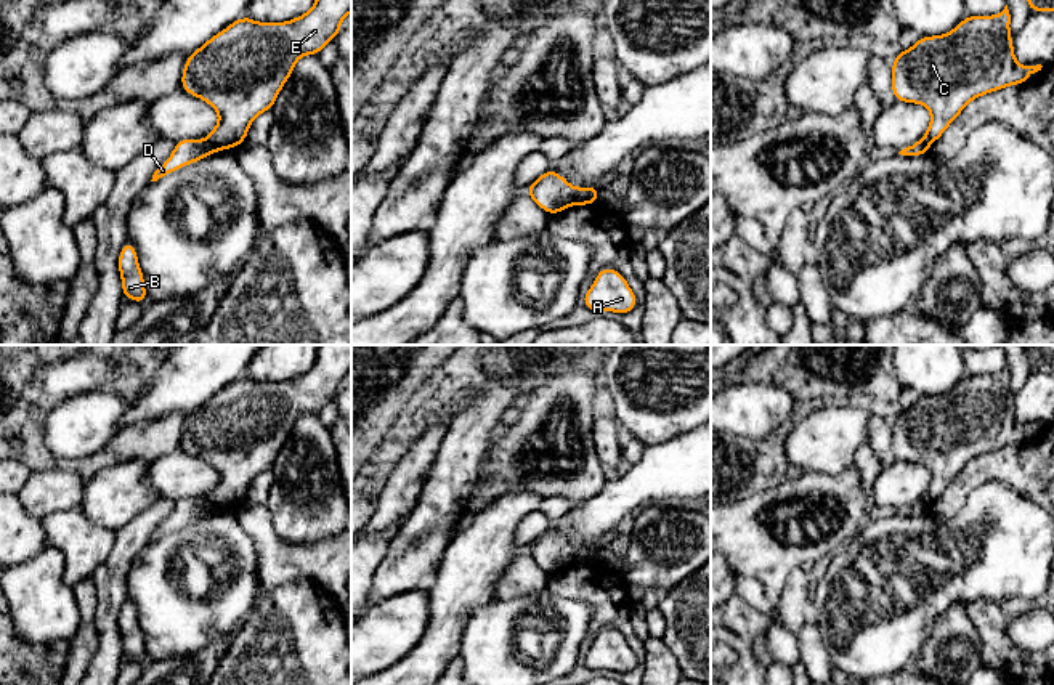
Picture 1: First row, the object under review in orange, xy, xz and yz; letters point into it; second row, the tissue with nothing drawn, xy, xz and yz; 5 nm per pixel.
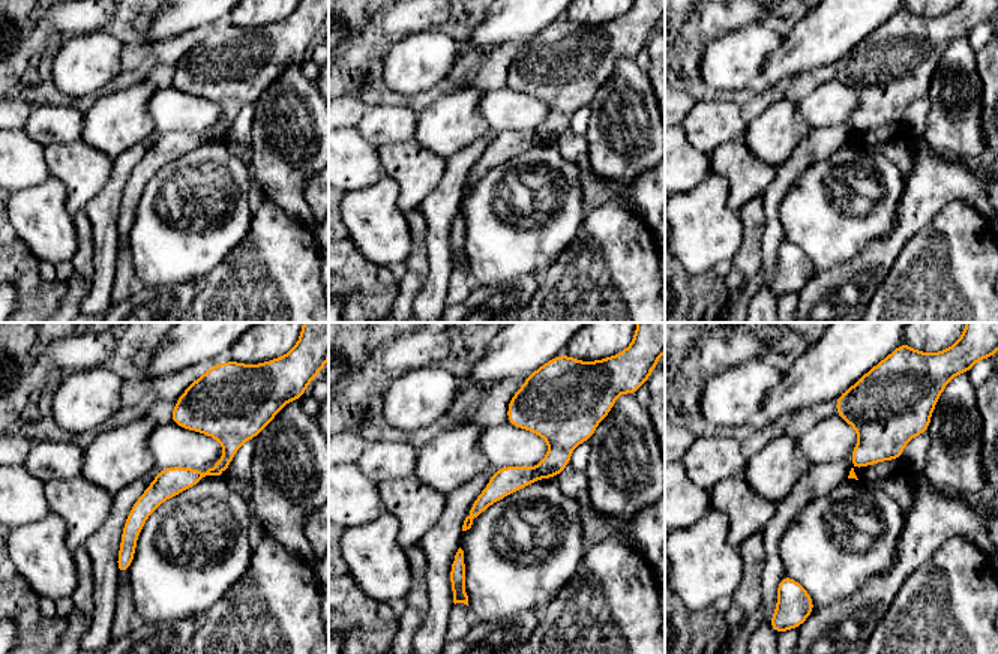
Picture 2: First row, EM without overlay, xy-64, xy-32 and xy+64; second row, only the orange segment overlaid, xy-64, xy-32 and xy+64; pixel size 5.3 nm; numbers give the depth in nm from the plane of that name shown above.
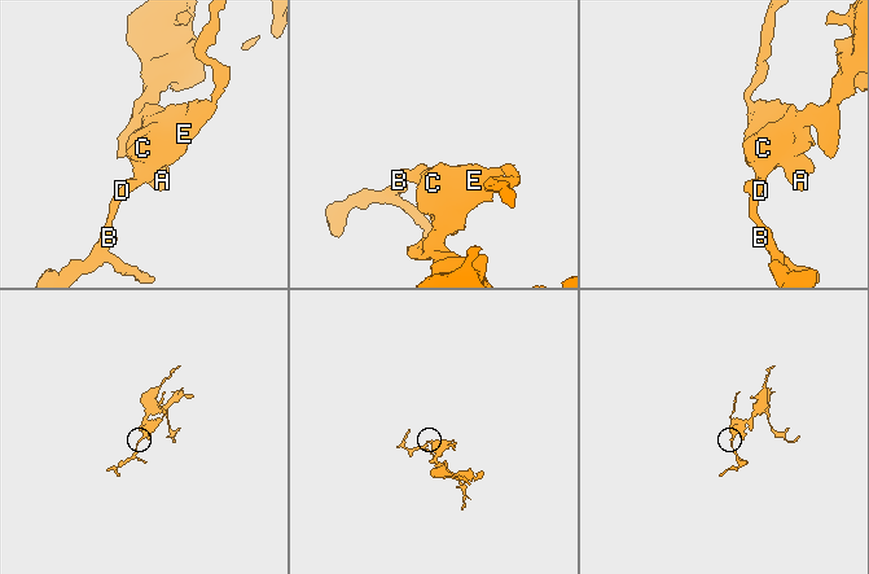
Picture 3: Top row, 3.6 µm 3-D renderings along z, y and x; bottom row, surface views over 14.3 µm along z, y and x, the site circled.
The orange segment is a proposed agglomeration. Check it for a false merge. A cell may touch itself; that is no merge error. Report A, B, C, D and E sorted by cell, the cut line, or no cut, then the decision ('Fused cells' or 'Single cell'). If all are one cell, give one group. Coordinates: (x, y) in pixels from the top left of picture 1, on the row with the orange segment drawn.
Groups: A C E / B D. Split along xz (578, 190), (571, 202). Fused cells

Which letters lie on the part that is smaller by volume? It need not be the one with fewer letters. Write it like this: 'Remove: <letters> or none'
Remove: B, D

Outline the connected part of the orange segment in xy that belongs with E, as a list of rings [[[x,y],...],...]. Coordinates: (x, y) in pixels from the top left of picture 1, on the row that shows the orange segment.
[[[316,0],[311,10],[287,22],[257,22],[244,16],[188,55],[181,88],[188,95],[204,99],[220,114],[220,120],[207,140],[218,151],[237,148],[245,141],[252,120],[273,109],[298,58],[319,56],[324,45],[335,40],[342,29],[340,24],[350,11],[351,0]]]

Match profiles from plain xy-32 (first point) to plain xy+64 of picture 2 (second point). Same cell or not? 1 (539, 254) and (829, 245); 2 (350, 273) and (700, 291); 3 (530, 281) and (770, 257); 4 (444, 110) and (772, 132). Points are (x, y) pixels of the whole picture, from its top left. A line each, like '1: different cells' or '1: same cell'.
1: same cell
2: same cell
3: different cells
4: same cell

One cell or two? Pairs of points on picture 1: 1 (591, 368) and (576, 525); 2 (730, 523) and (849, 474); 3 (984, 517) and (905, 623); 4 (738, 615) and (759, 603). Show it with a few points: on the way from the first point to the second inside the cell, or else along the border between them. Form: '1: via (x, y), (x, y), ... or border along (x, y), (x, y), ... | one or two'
1: border along (607, 480), (597, 493), (576, 504) | two
2: via (759, 507), (775, 496), (820, 491) | one
3: via (968, 543), (913, 597) | one
4: border along (735, 591), (754, 608), (770, 615) | two

